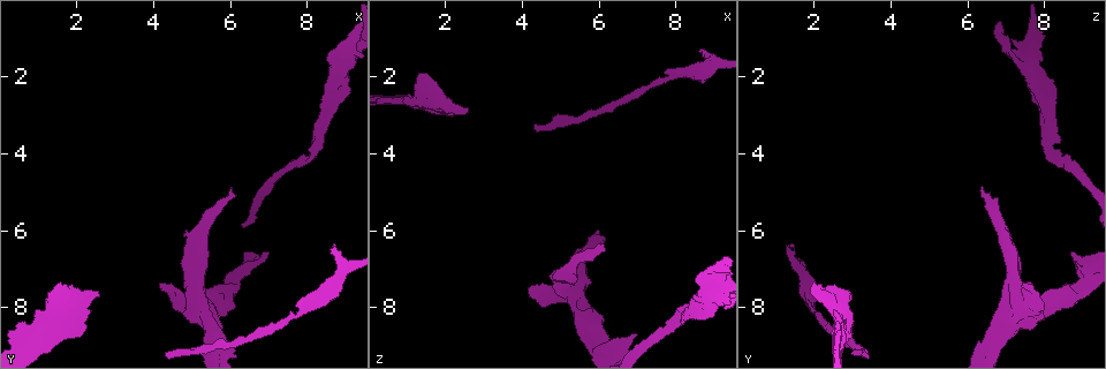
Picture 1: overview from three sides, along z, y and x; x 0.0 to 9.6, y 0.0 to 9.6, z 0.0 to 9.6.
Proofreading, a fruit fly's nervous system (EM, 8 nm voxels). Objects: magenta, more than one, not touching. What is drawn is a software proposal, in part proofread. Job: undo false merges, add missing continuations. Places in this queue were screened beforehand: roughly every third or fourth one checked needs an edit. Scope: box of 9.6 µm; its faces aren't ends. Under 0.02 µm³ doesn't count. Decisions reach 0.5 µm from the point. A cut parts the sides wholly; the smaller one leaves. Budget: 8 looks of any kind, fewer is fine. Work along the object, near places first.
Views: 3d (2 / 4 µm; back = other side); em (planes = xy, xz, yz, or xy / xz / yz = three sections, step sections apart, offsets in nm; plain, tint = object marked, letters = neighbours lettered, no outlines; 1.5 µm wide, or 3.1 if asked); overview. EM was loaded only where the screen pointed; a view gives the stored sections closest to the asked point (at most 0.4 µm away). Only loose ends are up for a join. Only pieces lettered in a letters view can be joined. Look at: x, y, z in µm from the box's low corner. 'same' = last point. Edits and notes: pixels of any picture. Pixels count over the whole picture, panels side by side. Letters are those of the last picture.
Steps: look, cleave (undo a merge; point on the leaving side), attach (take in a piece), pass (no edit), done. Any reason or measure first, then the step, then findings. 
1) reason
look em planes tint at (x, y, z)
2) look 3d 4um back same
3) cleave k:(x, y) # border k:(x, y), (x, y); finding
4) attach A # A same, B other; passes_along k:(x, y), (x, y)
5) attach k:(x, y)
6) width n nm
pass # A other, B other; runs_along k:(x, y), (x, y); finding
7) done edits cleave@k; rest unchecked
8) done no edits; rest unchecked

look 3d 2um at (8.70, 6.40, 1.40)

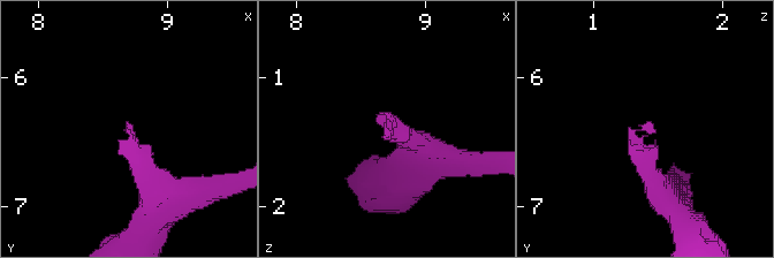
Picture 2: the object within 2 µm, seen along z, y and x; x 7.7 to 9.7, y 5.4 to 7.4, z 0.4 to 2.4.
now the EM
look em planes letters at (8.68, 6.34, 1.42)

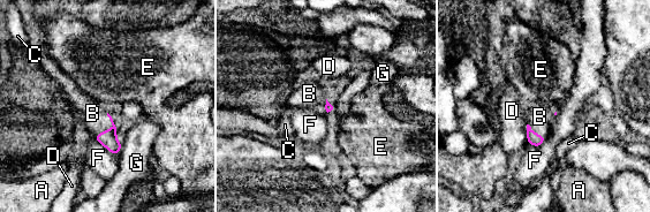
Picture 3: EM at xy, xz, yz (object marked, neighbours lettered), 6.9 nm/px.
attach B # A other, B same, C other, D other, E other, F other, G other; the neuron continues

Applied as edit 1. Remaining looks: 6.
look overview

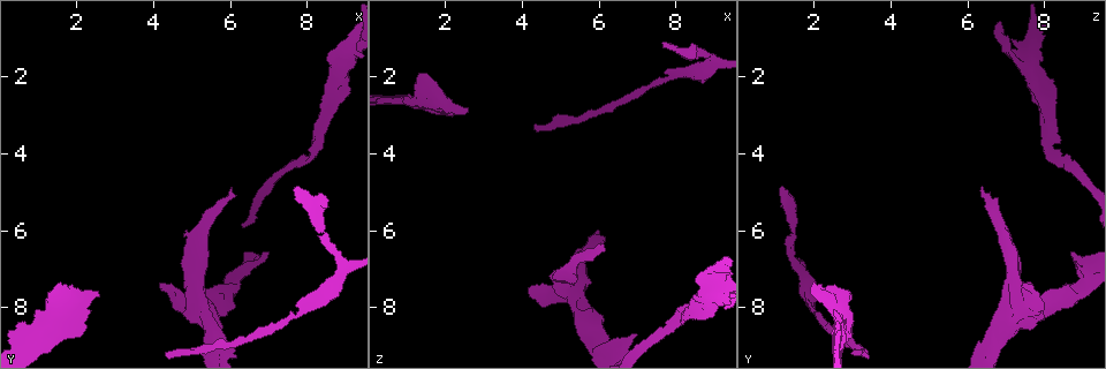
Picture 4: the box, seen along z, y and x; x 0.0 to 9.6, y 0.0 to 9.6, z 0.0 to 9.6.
branch stops here
look em planes letters at (7.70, 4.90, 1.20)

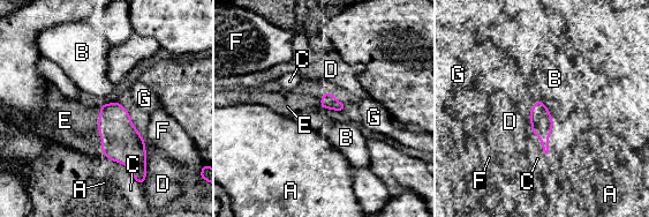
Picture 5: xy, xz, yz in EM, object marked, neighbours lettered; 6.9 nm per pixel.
attach E # A other, B other, C other, D other, E same, F other, G other; the neuron continues

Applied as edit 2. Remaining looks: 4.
an open end
look 3d 2um back at (2.20, 8.35, 3.00)

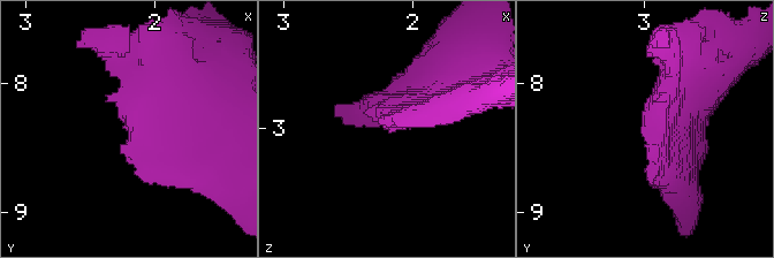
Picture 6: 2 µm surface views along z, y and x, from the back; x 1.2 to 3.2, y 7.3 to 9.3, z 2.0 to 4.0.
now the EM
look em yz step 8 tint at (2.22, 8.34, 3.00)

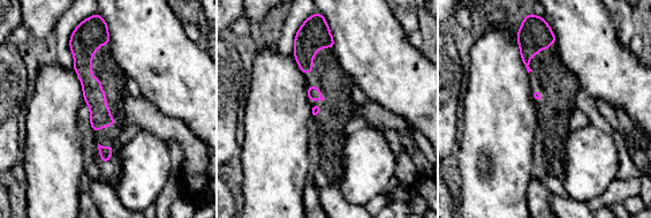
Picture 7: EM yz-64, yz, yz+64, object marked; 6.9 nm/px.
look em planes letters same

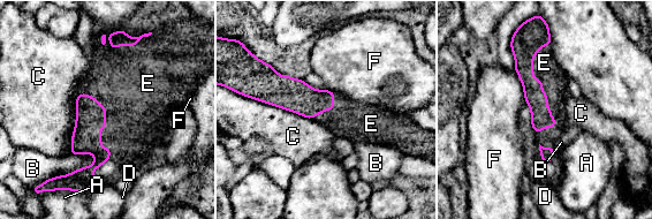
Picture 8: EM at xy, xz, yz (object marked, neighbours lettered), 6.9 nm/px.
attach E # A other, B other, C other, D other, E same, F other; passes_along 8:(90, 114), (99, 130), (133, 118); it goes on there

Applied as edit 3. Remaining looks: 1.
done edits attach@3, attach@5, attach@8; rest unchecked

